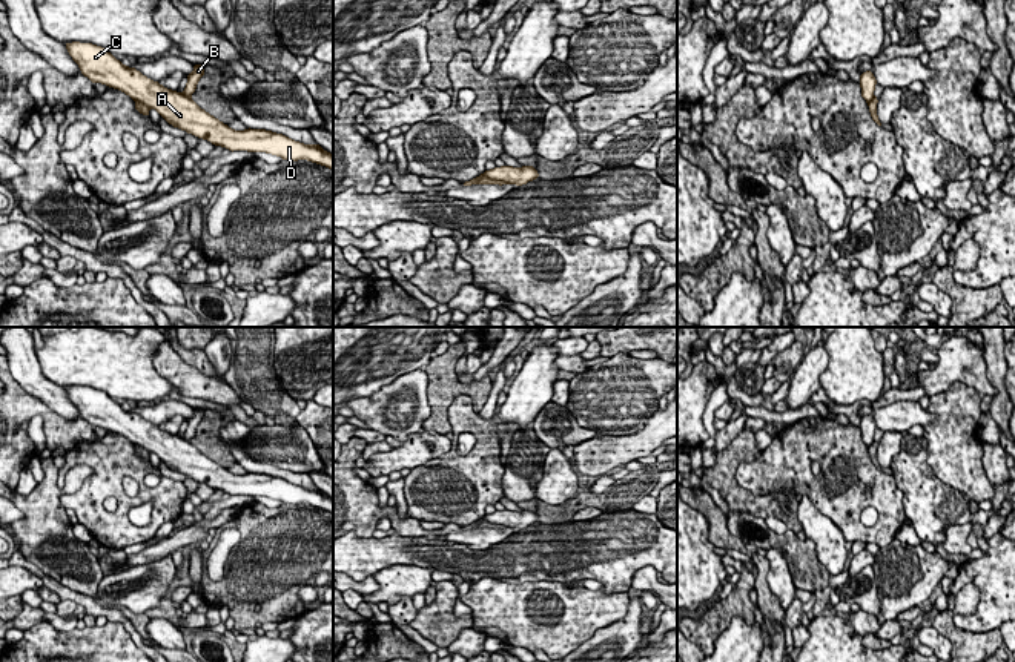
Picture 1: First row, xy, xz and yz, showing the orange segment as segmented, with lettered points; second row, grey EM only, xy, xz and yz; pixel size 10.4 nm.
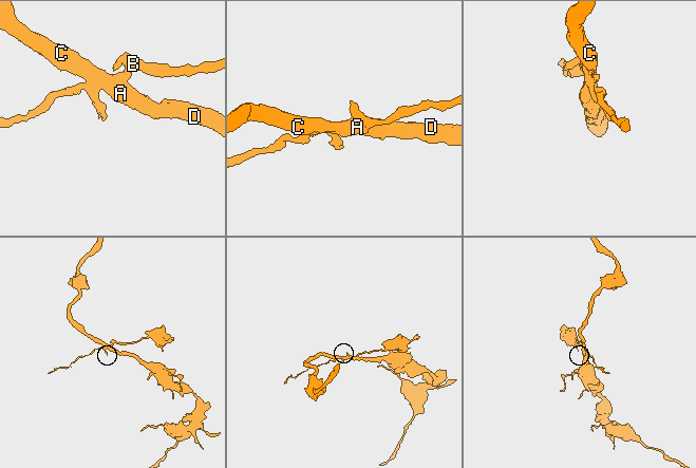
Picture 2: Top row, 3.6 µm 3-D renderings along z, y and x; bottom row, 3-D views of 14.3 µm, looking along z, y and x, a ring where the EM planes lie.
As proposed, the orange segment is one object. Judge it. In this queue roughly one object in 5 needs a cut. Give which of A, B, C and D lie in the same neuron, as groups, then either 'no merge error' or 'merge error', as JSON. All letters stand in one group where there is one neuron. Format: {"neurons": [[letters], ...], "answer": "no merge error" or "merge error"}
{"neurons": [["A", "C", "D"], ["B"]], "answer": "merge error"}

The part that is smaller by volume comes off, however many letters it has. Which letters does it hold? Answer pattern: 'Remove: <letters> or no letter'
Remove: B

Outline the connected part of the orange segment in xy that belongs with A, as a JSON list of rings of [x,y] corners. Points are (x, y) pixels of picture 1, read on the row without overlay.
[[[64,386],[64,390],[80,410],[81,418],[92,427],[103,427],[154,452],[174,472],[204,482],[215,490],[223,490],[230,496],[267,496],[287,505],[309,504],[333,515],[333,499],[316,487],[309,490],[266,473],[233,475],[203,455],[190,441],[161,430],[132,410],[124,410],[107,393],[80,386]]]

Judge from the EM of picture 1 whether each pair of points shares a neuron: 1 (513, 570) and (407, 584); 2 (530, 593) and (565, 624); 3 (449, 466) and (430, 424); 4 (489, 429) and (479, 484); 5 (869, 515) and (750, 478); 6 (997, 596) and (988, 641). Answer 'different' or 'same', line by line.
1: different
2: same
3: different
4: same
5: different
6: different

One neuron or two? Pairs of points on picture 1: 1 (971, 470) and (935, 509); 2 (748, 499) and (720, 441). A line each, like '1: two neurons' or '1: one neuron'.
1: two neurons
2: two neurons

